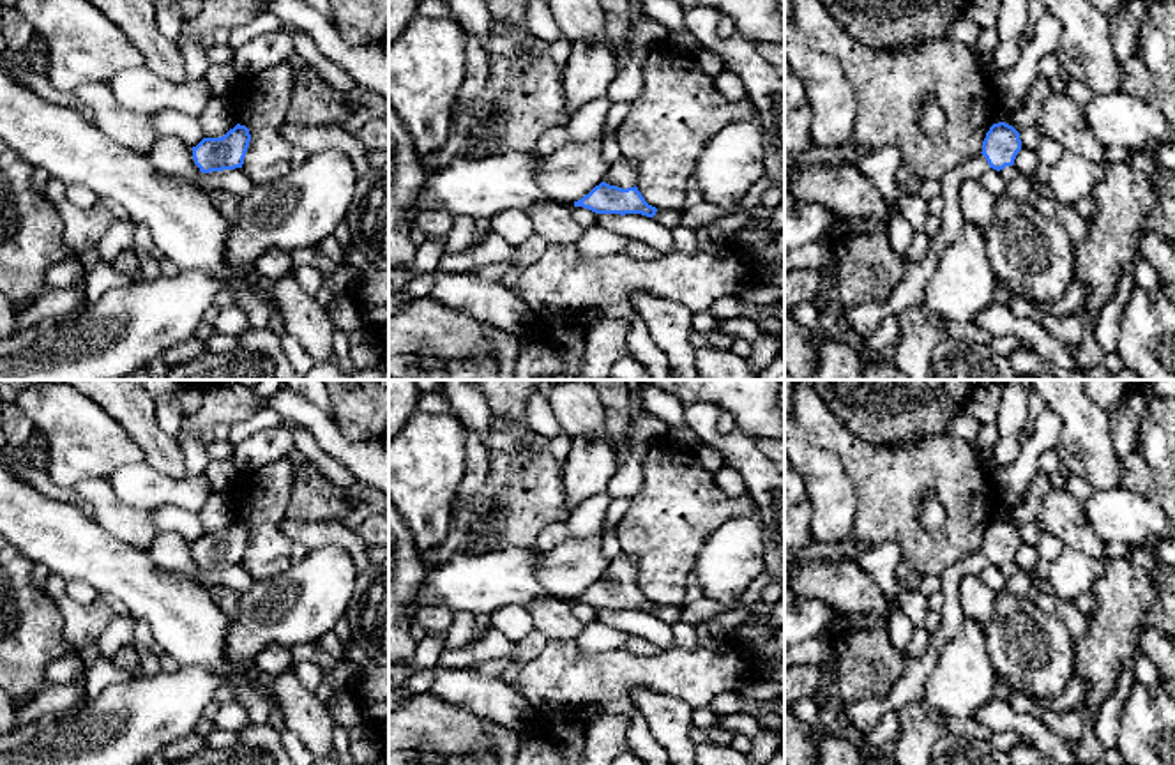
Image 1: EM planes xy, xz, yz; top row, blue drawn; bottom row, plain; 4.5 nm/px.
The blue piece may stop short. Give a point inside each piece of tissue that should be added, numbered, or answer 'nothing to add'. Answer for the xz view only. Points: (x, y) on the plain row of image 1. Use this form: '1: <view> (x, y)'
1: xz (622, 569)

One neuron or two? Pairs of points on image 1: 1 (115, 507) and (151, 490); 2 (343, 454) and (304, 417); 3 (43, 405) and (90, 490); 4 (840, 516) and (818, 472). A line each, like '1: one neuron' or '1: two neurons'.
1: two neurons
2: one neuron
3: two neurons
4: one neuron

